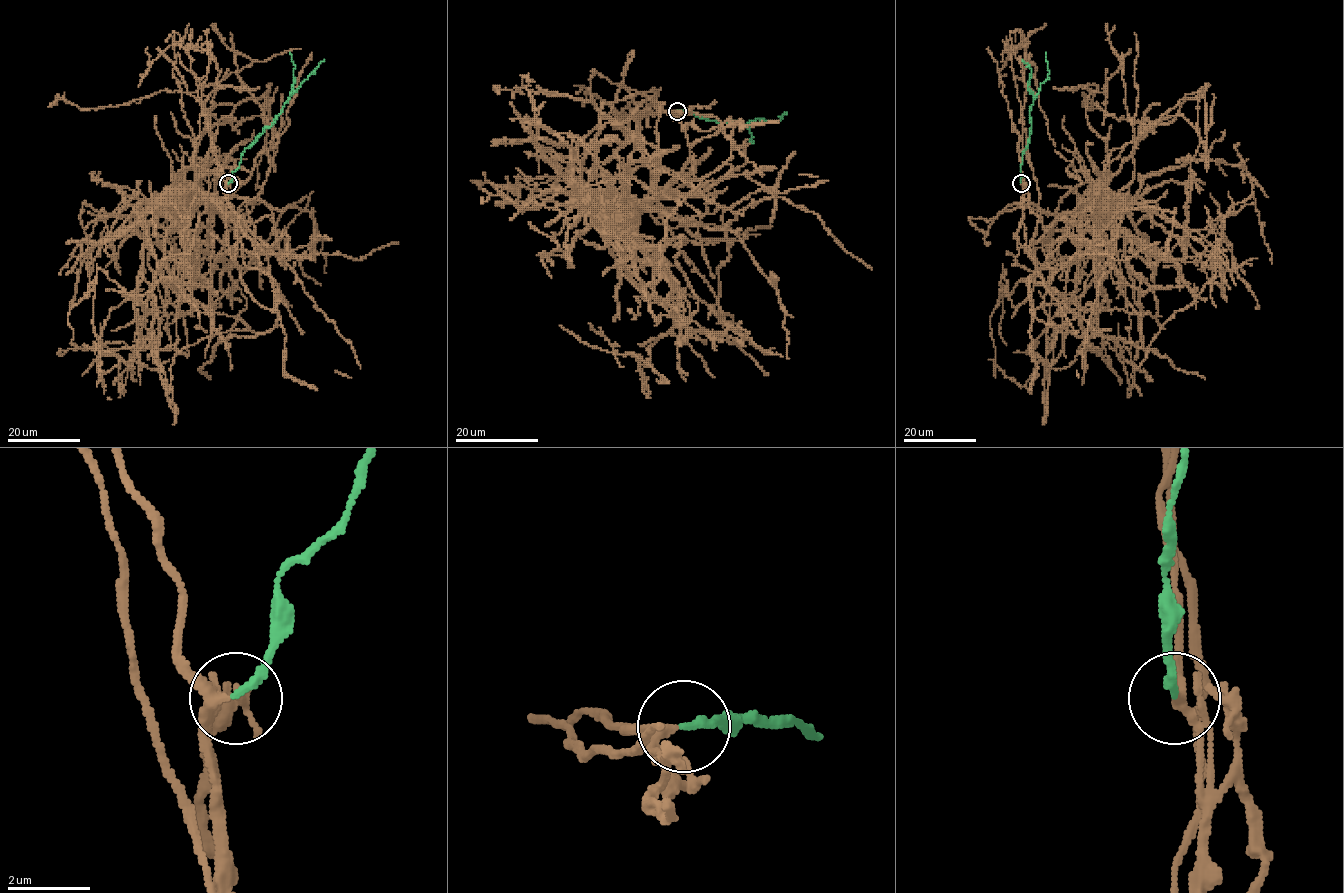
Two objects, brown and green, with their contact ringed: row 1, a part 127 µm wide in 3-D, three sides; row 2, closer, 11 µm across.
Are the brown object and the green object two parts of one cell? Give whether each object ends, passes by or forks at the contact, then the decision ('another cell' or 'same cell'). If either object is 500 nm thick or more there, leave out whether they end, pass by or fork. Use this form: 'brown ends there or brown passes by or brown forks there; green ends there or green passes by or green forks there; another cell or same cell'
brown forks there; green ends there; another cell

